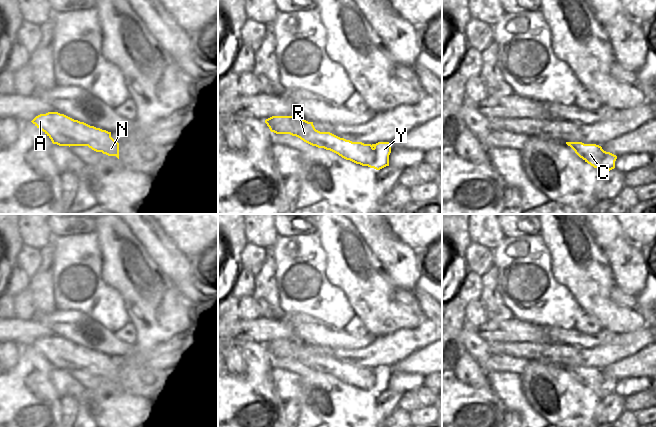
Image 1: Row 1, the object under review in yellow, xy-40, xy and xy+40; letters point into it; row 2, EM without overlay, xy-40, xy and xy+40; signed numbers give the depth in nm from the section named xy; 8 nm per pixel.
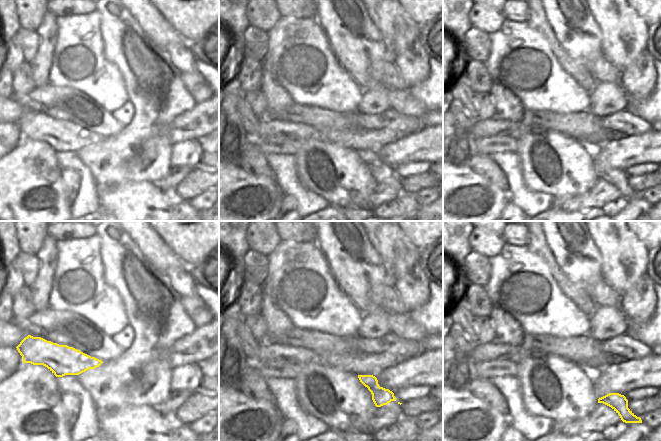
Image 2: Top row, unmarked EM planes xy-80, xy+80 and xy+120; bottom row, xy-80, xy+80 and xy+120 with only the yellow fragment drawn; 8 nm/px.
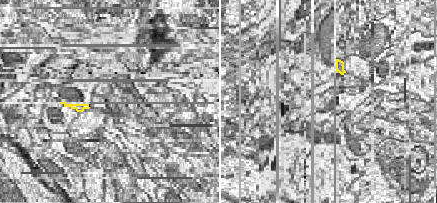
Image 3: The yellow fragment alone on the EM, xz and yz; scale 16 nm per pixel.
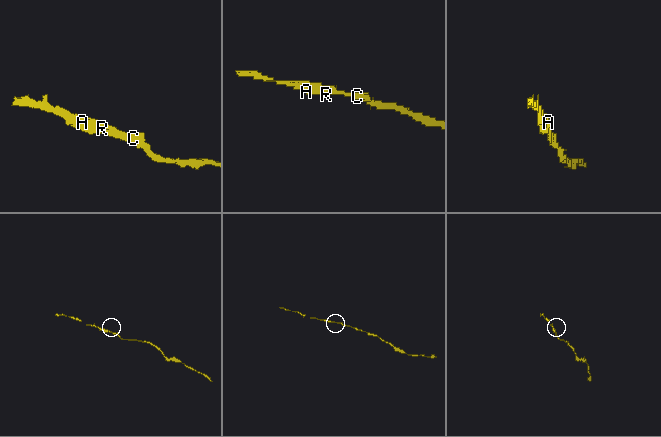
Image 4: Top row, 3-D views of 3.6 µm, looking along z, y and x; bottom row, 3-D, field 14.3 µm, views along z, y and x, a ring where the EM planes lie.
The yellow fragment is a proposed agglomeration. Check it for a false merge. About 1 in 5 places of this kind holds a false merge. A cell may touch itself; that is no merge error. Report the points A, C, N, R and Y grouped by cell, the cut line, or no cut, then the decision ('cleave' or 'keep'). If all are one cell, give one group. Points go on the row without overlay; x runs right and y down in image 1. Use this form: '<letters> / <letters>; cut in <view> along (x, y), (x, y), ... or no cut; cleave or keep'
A C N R Y; no cut; keep

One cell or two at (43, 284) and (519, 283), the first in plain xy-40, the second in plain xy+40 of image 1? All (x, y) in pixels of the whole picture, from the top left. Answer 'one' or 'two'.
two

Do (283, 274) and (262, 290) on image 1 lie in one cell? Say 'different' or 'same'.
different

